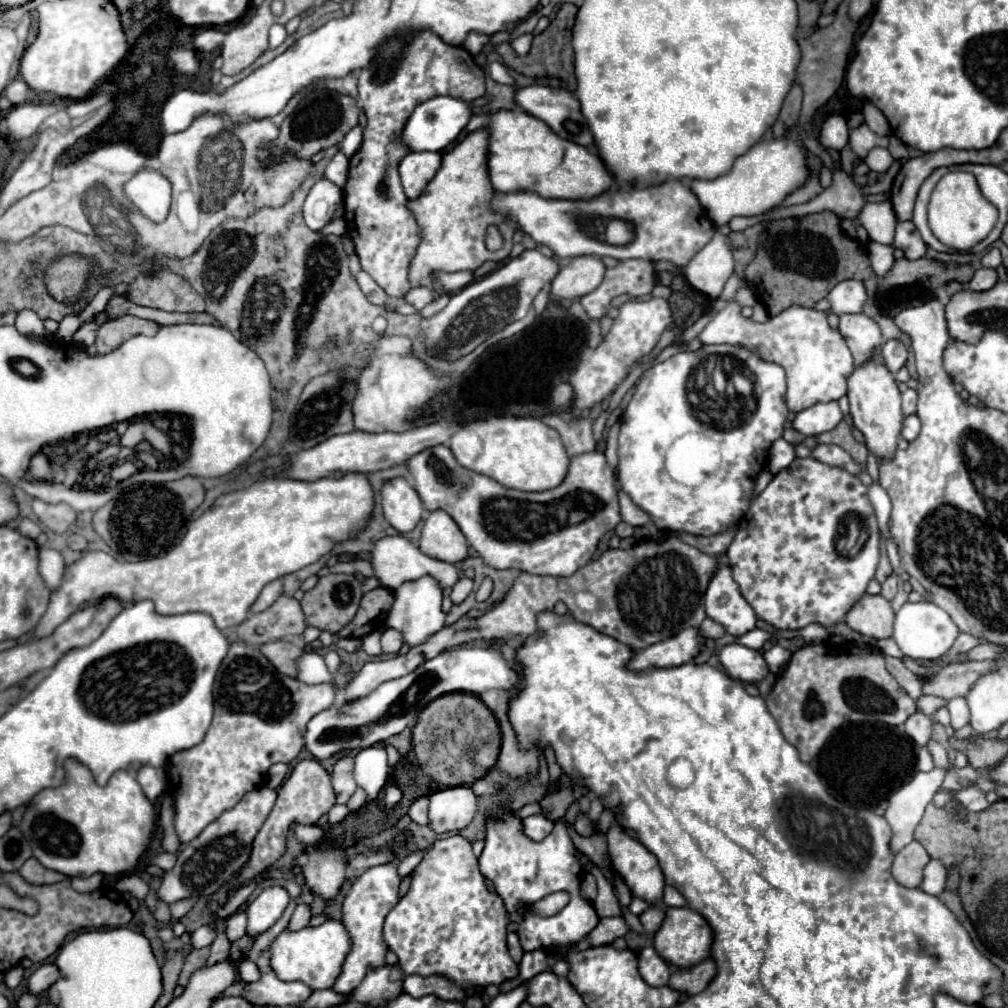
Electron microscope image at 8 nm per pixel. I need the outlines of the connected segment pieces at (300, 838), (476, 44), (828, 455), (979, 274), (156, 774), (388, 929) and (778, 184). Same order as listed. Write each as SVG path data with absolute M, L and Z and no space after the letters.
M297 824L297 826L293 828L295 840L297 840L297 842L303 842L303 844L309 844L309 846L317 844L319 838L323 836L323 832L325 832L325 828L319 828L319 826L305 826L305 824Z
M469 32L467 34L467 40L464 42L464 47L473 56L478 55L483 50L483 47L487 42L491 40L491 36L487 34L479 34L479 32Z
M817 444L813 450L811 450L811 458L823 462L823 464L829 464L829 466L837 466L837 468L843 468L851 474L859 474L861 472L861 466L839 446L835 444Z
M977 268L973 280L967 284L967 288L975 290L975 292L981 292L981 290L993 288L995 284L997 284L997 270L993 270L993 268Z
M143 766L139 772L137 772L137 782L141 784L145 796L155 802L163 790L165 790L165 784L167 784L167 774L165 770L159 770L159 768L151 768L151 766Z
M453 834L429 844L423 860L411 872L409 892L385 918L383 938L389 950L397 954L399 966L405 974L445 976L447 980L467 990L469 986L499 986L503 980L515 978L519 974L519 966L507 952L507 926L509 912L505 902L497 892L487 888L487 880L479 872L479 862L473 854L471 842L459 834Z
M773 138L767 142L757 142L747 154L735 160L731 172L719 176L717 180L693 180L691 188L699 198L701 206L707 210L715 226L727 224L735 216L757 216L775 208L787 194L799 188L809 178L805 152L787 138Z

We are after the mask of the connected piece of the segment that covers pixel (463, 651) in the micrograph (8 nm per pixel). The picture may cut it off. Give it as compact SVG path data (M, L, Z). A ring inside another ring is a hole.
M453 648L441 652L433 660L427 660L411 674L389 680L377 686L369 696L335 704L317 716L313 716L307 724L305 732L305 748L317 758L325 760L343 750L361 750L375 746L377 742L387 740L403 732L407 726L413 726L417 714L435 698L449 692L471 692L481 694L483 690L499 690L513 688L519 682L519 676L513 668L509 668L503 656L493 648Z

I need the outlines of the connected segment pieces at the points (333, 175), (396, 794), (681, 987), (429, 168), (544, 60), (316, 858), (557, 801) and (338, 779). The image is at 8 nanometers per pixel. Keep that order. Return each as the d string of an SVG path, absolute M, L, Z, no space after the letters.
M337 152L337 154L331 158L331 162L327 164L323 176L325 176L327 180L331 180L333 184L337 184L337 186L343 190L343 186L345 186L345 182L347 182L347 170L349 170L349 160L347 160L347 156L345 156L343 152Z
M389 776L387 784L385 784L385 802L387 804L397 804L401 800L401 790L393 784L393 778Z
M711 958L691 966L691 968L681 968L675 974L671 974L667 986L685 994L699 994L707 988L709 980L715 976L715 962Z
M411 152L401 162L401 184L407 198L417 198L441 166L439 152Z
M555 22L551 24L551 28L547 28L545 32L541 32L539 36L535 36L533 40L533 48L531 48L531 54L521 58L517 56L511 48L505 48L509 46L507 42L501 42L501 44L495 44L493 50L497 54L501 54L503 62L507 62L511 68L515 68L517 72L525 74L525 76L535 76L535 78L561 78L563 82L571 84L575 88L577 80L575 80L575 72L573 72L573 50L571 50L571 36L569 36L569 26L555 26Z
M315 848L309 852L311 860L303 866L303 876L311 892L323 896L325 900L335 898L345 882L345 852L335 848Z
M559 788L541 800L541 806L545 808L545 816L549 820L557 820L565 816L565 810L571 804L573 804L573 792L569 788Z
M339 760L331 772L331 780L337 794L337 804L345 804L357 788L353 780L353 760Z

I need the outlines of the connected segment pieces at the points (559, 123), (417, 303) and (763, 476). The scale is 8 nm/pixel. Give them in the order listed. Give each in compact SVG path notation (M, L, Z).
M533 84L533 86L525 86L515 90L515 102L531 116L543 120L559 138L571 140L575 144L581 146L593 146L593 136L589 136L589 128L585 124L585 118L581 116L577 98L561 88L551 88L551 86L541 86L541 84Z
M411 288L405 294L405 300L419 312L423 306L427 306L433 300L433 296L431 296L431 290L429 288Z
M763 470L755 479L753 499L758 496L772 480L773 475L768 470Z

